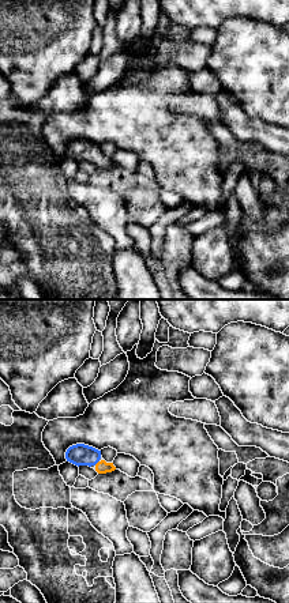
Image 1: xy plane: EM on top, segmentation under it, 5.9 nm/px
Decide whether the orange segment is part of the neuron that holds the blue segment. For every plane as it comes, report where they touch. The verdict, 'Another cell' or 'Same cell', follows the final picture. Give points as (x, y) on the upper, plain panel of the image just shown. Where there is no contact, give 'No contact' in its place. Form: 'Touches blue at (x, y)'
Touches blue at (96, 158)

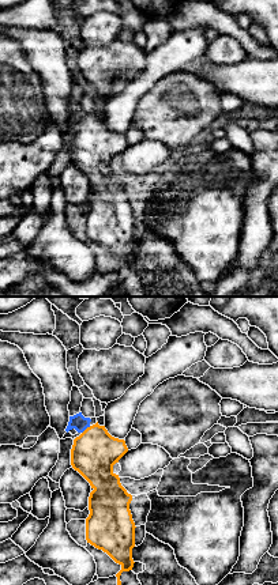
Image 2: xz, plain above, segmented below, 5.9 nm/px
Touches blue at (86, 123)

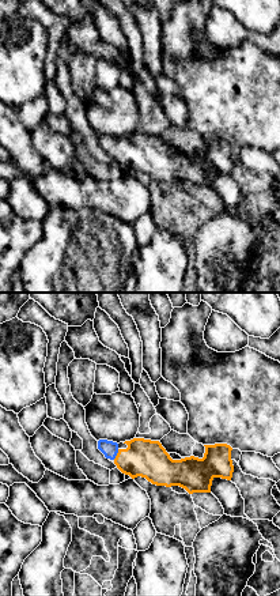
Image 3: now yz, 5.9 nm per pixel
Touches blue at (116, 150)

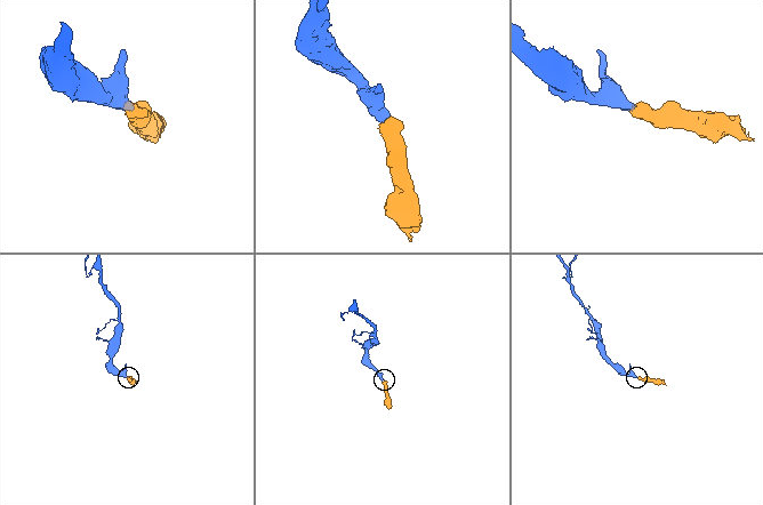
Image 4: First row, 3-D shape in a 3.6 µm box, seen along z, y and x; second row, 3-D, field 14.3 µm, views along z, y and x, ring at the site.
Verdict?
Same cell

